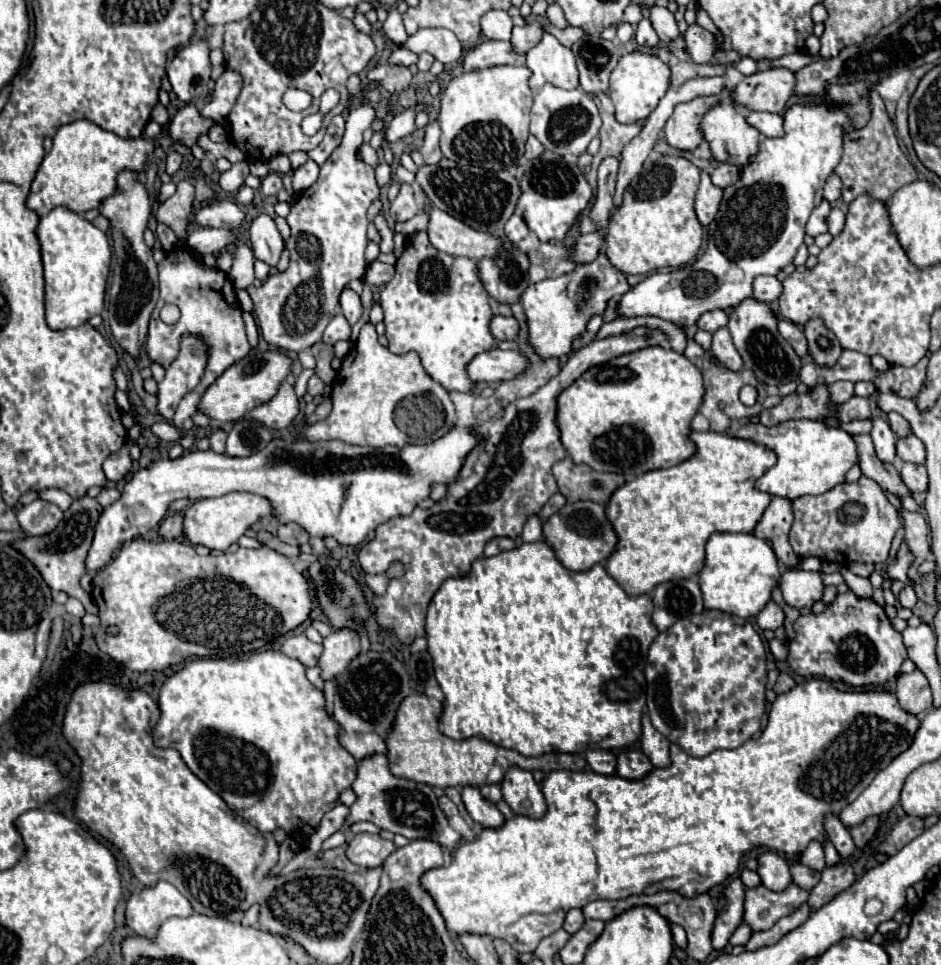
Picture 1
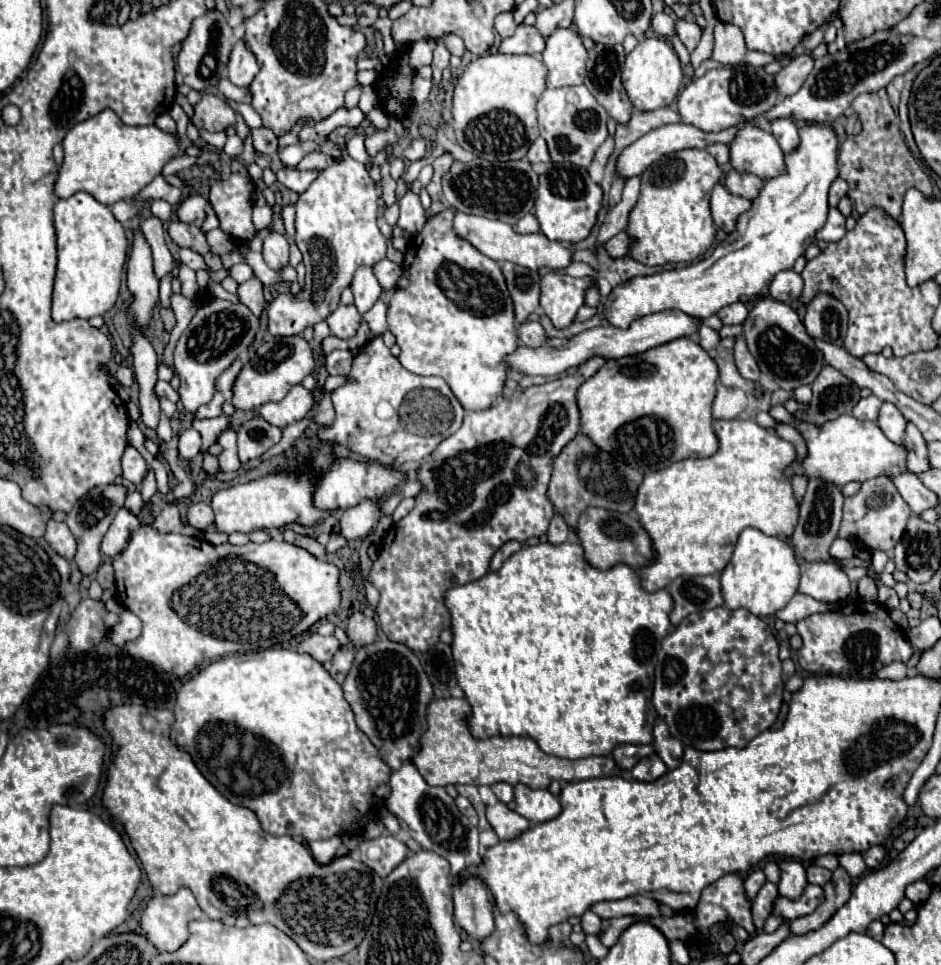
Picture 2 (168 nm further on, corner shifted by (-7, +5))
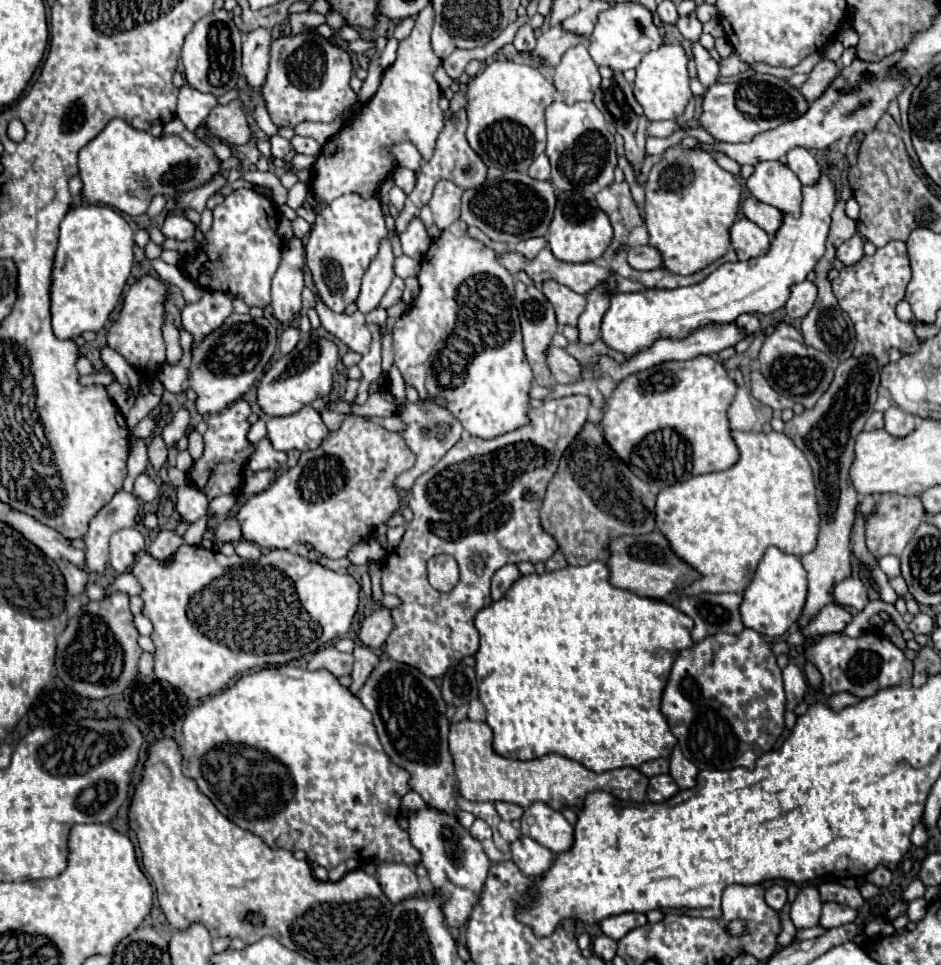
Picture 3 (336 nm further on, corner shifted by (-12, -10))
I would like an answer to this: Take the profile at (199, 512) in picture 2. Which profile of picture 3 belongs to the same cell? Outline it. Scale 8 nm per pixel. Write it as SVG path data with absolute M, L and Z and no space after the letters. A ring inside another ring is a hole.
M236 518L220 520L212 530L216 534L216 540L220 540L220 542L236 542L242 538L242 528Z

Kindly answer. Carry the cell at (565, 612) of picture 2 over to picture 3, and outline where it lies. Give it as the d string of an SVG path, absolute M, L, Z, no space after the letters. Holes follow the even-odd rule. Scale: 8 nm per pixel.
M590 562L588 566L568 566L568 568L562 568L556 572L520 576L502 600L492 602L492 606L488 606L476 614L474 624L480 632L480 650L474 656L478 688L480 688L480 702L488 710L486 722L494 730L494 750L500 756L512 758L512 760L534 760L534 758L542 758L546 754L560 754L560 756L580 762L582 766L586 766L588 770L594 770L594 772L606 772L606 770L616 770L616 768L624 768L624 766L638 768L640 764L644 764L648 760L670 756L670 752L678 740L670 732L668 720L662 714L660 704L662 704L662 692L664 692L668 676L670 676L670 668L672 668L678 652L694 646L694 642L690 640L690 628L694 628L694 620L690 620L690 616L686 616L684 612L676 610L670 604L648 600L648 598L636 596L628 590L614 588L610 584L608 566L604 562Z

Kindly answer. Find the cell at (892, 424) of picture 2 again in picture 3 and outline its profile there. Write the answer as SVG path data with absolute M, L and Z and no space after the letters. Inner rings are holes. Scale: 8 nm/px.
M890 406L884 412L884 420L886 420L886 426L884 426L886 432L890 432L892 436L898 436L898 438L908 436L916 428L916 418L898 406Z

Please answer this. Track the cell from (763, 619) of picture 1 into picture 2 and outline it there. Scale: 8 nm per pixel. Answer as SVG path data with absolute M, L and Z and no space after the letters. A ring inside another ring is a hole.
M795 593L795 595L789 599L789 603L775 613L775 617L781 619L781 621L797 623L797 621L801 621L801 619L813 615L813 613L823 613L823 611L829 611L829 609L831 609L829 603L815 601L815 599L809 597L809 595Z

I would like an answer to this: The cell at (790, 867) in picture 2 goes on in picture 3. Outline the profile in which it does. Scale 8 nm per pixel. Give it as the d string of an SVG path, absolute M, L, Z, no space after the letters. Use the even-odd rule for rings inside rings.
M814 886L800 888L800 894L792 902L790 910L790 920L794 922L794 926L798 930L818 926L820 912L822 912L822 900L818 896L818 890Z

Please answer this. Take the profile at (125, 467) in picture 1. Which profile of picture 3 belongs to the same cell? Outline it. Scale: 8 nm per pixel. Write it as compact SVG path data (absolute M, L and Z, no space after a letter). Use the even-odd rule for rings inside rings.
M140 474L134 482L134 496L140 498L142 502L152 502L158 494L158 486L154 484L154 480L146 474Z

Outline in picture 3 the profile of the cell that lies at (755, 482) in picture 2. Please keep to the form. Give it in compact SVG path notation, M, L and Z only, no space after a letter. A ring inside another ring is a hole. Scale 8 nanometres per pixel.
M734 430L732 432L734 436L734 442L740 450L740 462L734 464L732 468L724 470L724 472L712 472L712 474L700 474L700 476L694 476L690 478L688 482L682 482L682 484L674 484L674 486L668 486L664 488L660 494L658 494L658 500L656 500L656 526L658 530L670 540L670 546L672 550L684 560L688 562L690 566L694 566L700 574L702 574L702 580L690 584L686 590L682 590L684 596L692 596L692 594L698 594L698 592L738 592L742 594L746 590L746 584L750 584L752 580L752 574L758 566L758 562L762 560L764 552L768 546L776 546L780 548L782 552L786 554L794 554L794 556L804 556L808 552L812 552L816 548L816 538L818 538L818 498L816 498L816 484L814 484L814 476L812 476L812 468L804 456L804 452L782 432L770 432L770 434L756 434L756 432L738 432Z

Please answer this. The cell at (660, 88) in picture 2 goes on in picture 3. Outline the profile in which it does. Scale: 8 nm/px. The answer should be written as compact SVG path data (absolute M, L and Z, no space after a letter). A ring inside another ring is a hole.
M662 44L658 50L652 50L642 58L636 68L634 96L644 108L648 120L676 120L684 114L692 92L688 76L688 56L680 44Z

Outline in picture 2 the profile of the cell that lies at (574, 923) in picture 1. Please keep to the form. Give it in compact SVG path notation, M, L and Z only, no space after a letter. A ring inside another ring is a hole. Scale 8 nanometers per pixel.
M587 909L581 917L581 927L583 927L583 933L593 933L597 935L599 933L599 925L601 925L601 919L591 911Z

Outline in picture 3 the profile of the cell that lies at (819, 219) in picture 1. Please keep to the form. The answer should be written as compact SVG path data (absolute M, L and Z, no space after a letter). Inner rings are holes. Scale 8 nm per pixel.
M854 234L850 240L846 240L844 244L838 246L836 256L838 256L838 260L840 260L844 266L856 264L856 262L862 260L862 256L864 256L864 240L862 240L858 234Z

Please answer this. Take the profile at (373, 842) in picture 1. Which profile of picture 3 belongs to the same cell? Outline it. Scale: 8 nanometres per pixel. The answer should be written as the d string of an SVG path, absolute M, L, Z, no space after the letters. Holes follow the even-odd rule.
M378 864L378 882L392 904L422 894L416 872L406 864Z

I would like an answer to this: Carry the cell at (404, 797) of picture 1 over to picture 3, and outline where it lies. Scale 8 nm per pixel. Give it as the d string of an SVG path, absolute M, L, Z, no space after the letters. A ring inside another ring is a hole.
M430 806L410 818L408 834L412 846L422 852L422 866L428 870L434 892L444 898L442 912L448 926L464 926L472 906L480 898L480 890L490 868L490 860L486 858L482 844L472 838L472 834L454 816L448 816Z

